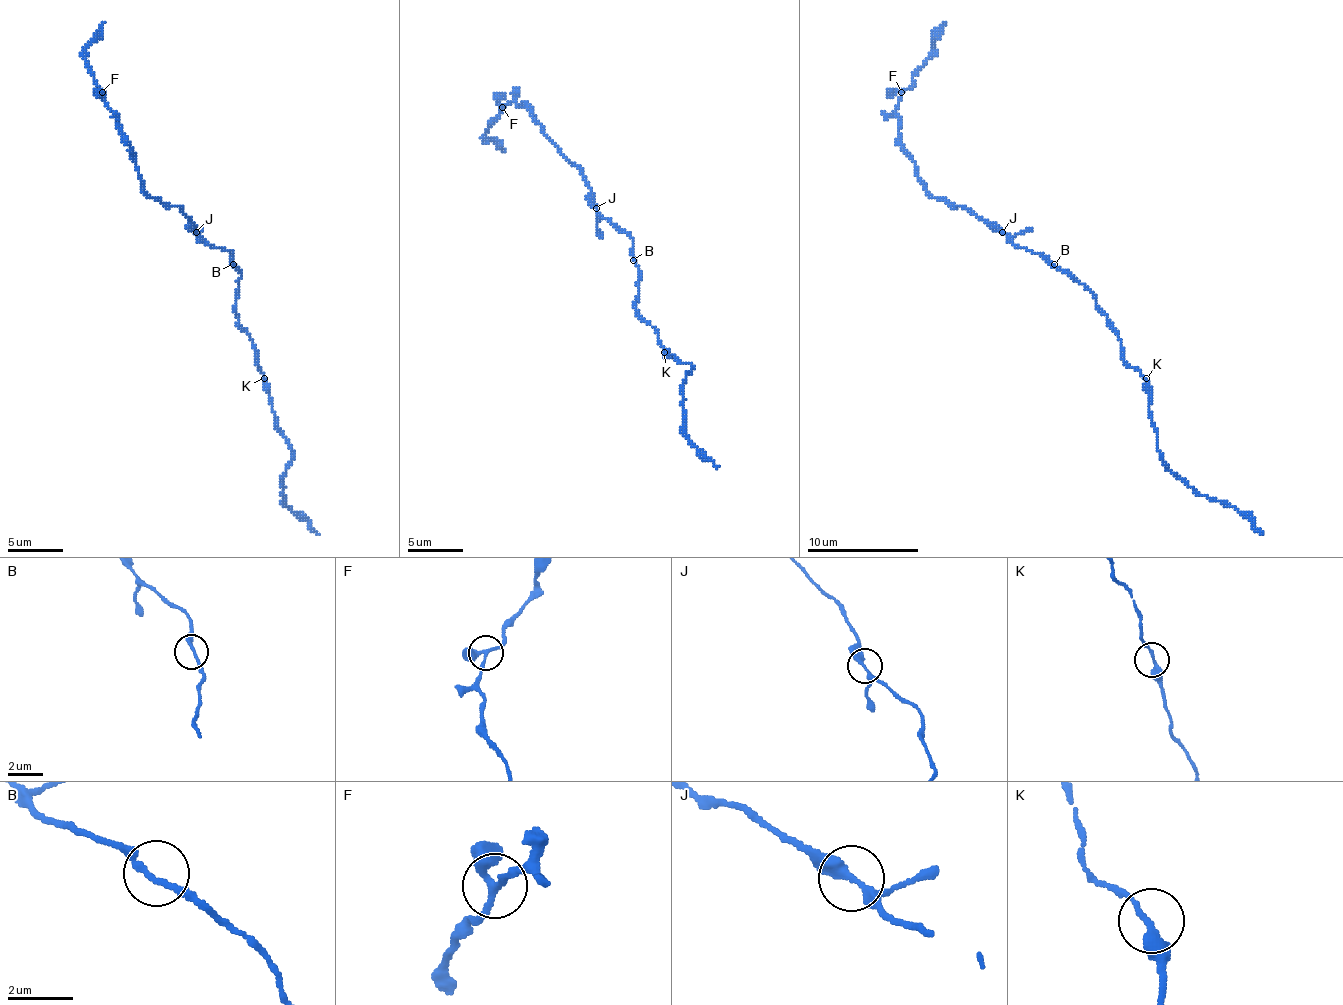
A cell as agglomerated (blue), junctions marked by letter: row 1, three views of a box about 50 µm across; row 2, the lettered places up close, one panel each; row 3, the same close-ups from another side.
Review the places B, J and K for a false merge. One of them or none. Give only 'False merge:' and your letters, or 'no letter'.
False merge: no letter

